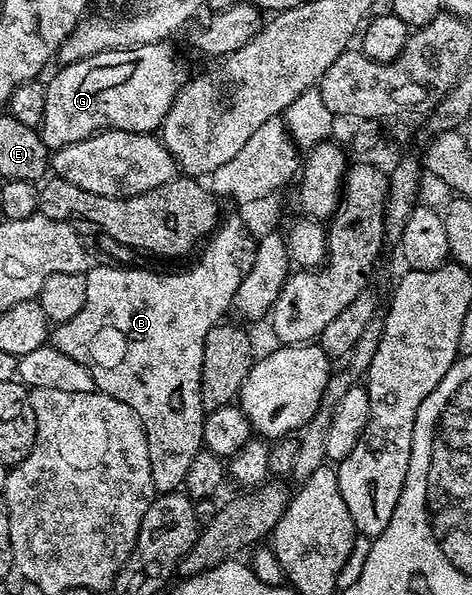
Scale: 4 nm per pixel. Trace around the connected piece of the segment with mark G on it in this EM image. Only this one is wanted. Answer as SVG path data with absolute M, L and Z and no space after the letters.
M167 41L138 45L132 49L107 49L74 61L72 65L63 65L60 70L52 81L46 82L45 115L41 126L42 139L51 151L89 139L94 133L103 133L106 129L154 134L169 115L179 90L189 80L182 63L175 58L174 47Z

